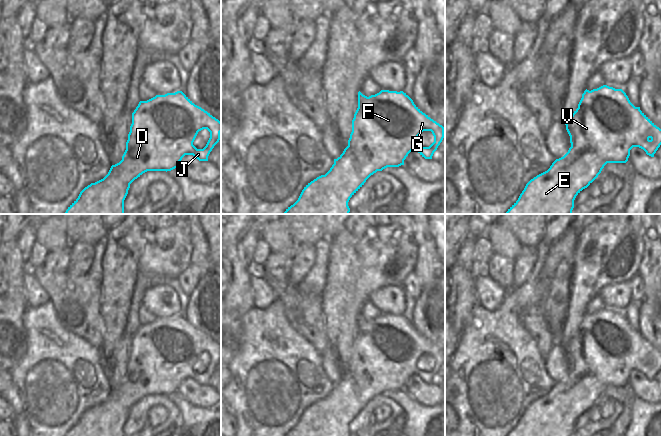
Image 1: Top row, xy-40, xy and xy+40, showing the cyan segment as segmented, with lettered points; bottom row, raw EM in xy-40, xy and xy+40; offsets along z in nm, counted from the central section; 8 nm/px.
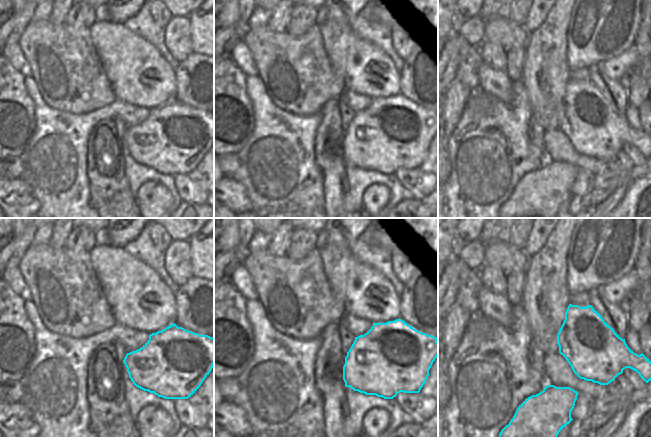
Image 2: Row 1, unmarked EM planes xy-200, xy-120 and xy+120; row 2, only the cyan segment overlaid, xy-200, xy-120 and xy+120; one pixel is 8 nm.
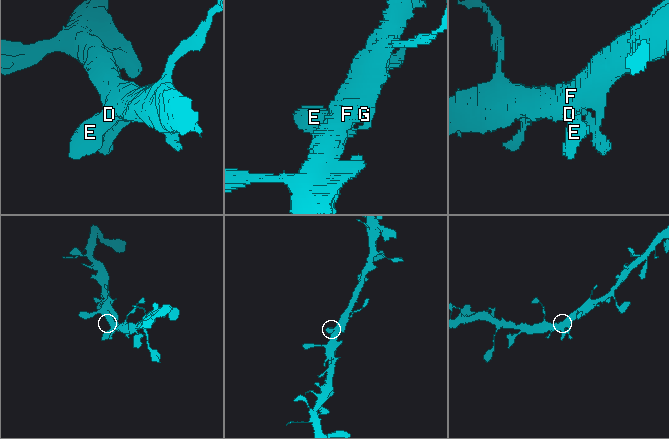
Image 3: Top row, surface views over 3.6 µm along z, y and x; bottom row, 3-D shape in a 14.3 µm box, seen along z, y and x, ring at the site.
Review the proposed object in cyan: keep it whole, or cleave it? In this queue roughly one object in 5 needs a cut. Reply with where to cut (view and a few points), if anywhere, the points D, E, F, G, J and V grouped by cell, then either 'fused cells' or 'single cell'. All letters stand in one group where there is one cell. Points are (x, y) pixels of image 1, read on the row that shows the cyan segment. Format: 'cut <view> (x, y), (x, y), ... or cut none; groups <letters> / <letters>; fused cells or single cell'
cut none; groups D E F G J V; single cell

